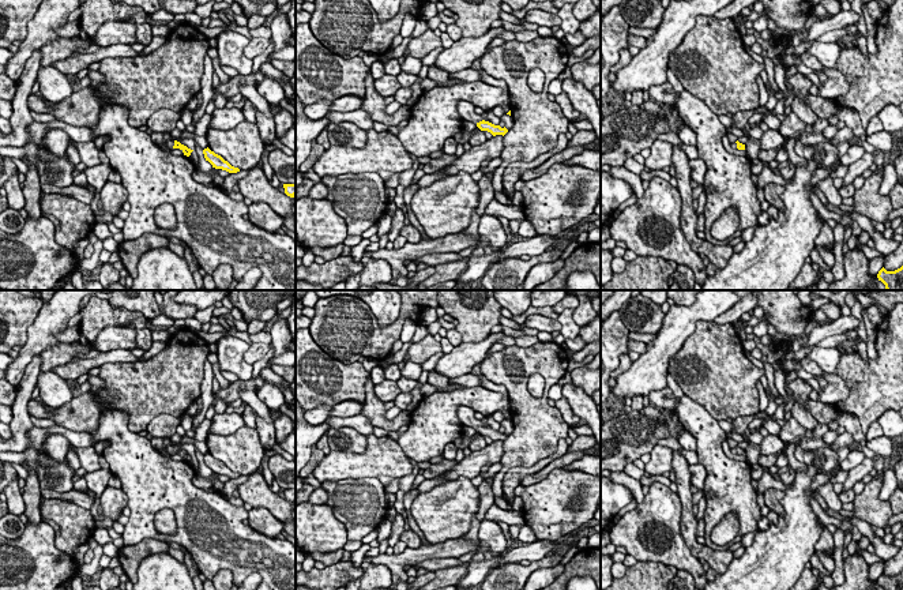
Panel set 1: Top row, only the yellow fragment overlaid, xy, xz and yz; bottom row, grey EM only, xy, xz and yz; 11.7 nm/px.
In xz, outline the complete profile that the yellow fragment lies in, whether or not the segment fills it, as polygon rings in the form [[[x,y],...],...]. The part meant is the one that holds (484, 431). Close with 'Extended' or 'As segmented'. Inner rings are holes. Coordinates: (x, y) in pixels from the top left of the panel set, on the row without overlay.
[[[459,406],[458,407],[458,417],[466,426],[474,428],[481,436],[488,436],[493,441],[496,440],[505,440],[508,435],[504,432],[501,433],[500,431],[494,431],[489,426],[485,426],[479,420],[475,418],[475,412],[471,407],[467,406]]]. Extended

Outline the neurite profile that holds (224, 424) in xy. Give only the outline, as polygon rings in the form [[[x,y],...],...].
[[[215,413],[208,433],[229,436],[245,426],[244,416],[238,413]]]

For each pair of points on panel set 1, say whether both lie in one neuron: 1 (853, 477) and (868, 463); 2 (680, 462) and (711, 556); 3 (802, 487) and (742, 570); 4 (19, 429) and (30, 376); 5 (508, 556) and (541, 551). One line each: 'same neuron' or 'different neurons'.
1: same neuron
2: same neuron
3: same neuron
4: same neuron
5: same neuron

